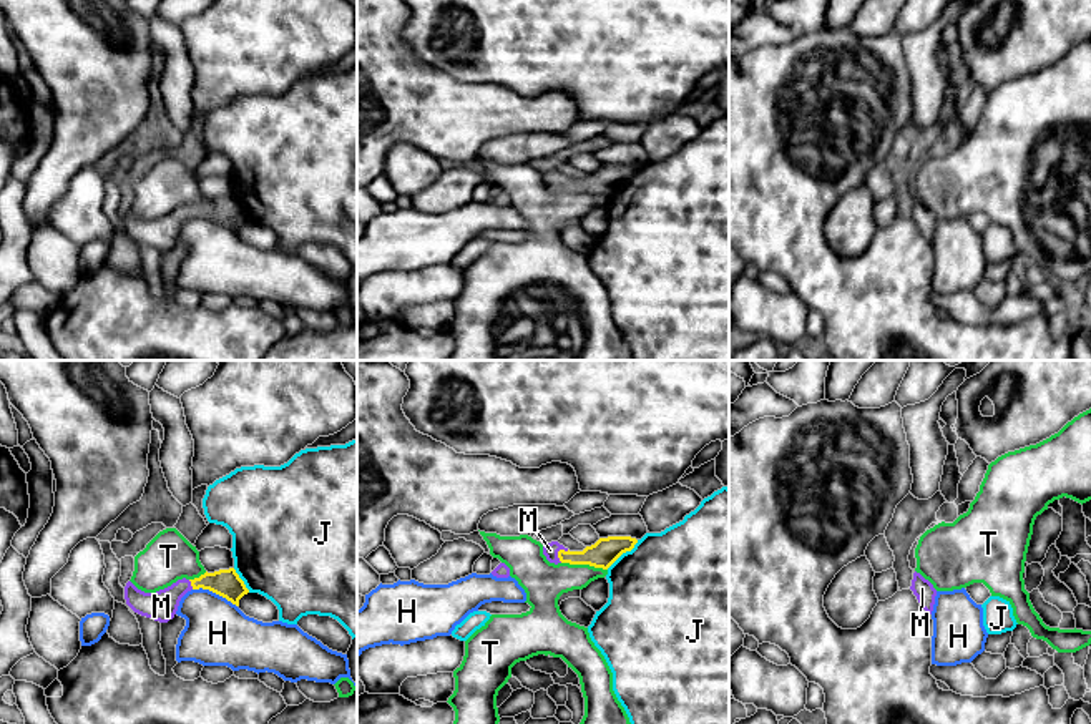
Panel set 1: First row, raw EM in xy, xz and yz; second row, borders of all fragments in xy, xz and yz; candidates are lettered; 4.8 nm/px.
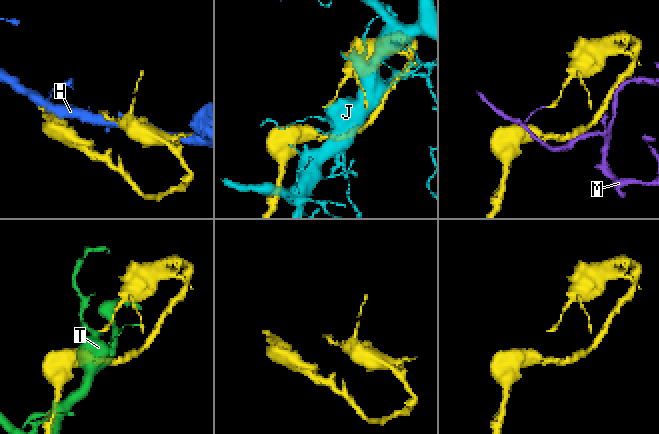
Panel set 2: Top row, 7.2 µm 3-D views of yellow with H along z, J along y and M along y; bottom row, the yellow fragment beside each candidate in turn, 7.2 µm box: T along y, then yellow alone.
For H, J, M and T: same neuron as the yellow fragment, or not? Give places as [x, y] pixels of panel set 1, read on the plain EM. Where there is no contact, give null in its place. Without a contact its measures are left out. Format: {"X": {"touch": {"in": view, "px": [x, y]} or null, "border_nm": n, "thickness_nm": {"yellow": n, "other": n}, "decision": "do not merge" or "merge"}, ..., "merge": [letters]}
{"H": {"touch": {"in": "xy", "px": [215, 220]}, "border_nm": 240, "thickness_nm": {"yellow": 140, "other": 320}, "decision": "do not merge"}, "J": {"touch": {"in": "xz", "px": [623, 180]}, "border_nm": 220, "thickness_nm": {"yellow": 140, "other": 480}, "decision": "do not merge"}, "M": {"touch": {"in": "xz", "px": [558, 180]}, "border_nm": 80, "thickness_nm": {"yellow": 140, "other": 80}, "decision": "do not merge"}, "T": {"touch": {"in": "xz", "px": [585, 191]}, "border_nm": 220, "thickness_nm": {"yellow": 140, "other": 200}, "decision": "do not merge"}, "merge": []}

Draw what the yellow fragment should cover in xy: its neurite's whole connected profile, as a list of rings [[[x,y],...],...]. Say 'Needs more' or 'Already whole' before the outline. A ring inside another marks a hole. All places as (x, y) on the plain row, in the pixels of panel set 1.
Already whole. [[[234,196],[219,198],[214,201],[204,201],[199,206],[189,208],[193,218],[209,218],[232,232],[239,234],[239,227],[249,221],[244,209],[239,206]]]

